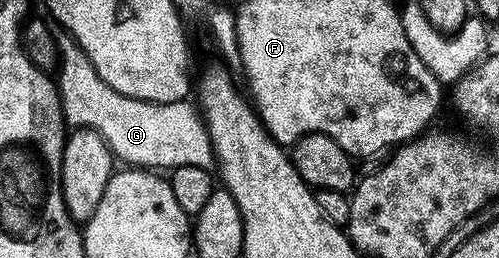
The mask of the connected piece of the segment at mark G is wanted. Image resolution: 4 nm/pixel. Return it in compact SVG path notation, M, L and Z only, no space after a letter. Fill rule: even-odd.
M58 32L53 37L60 59L56 66L58 95L62 98L62 111L71 127L101 132L110 145L110 153L119 163L130 168L209 167L215 161L210 133L206 131L203 115L193 101L145 102L124 96L98 75L88 56L69 34Z

